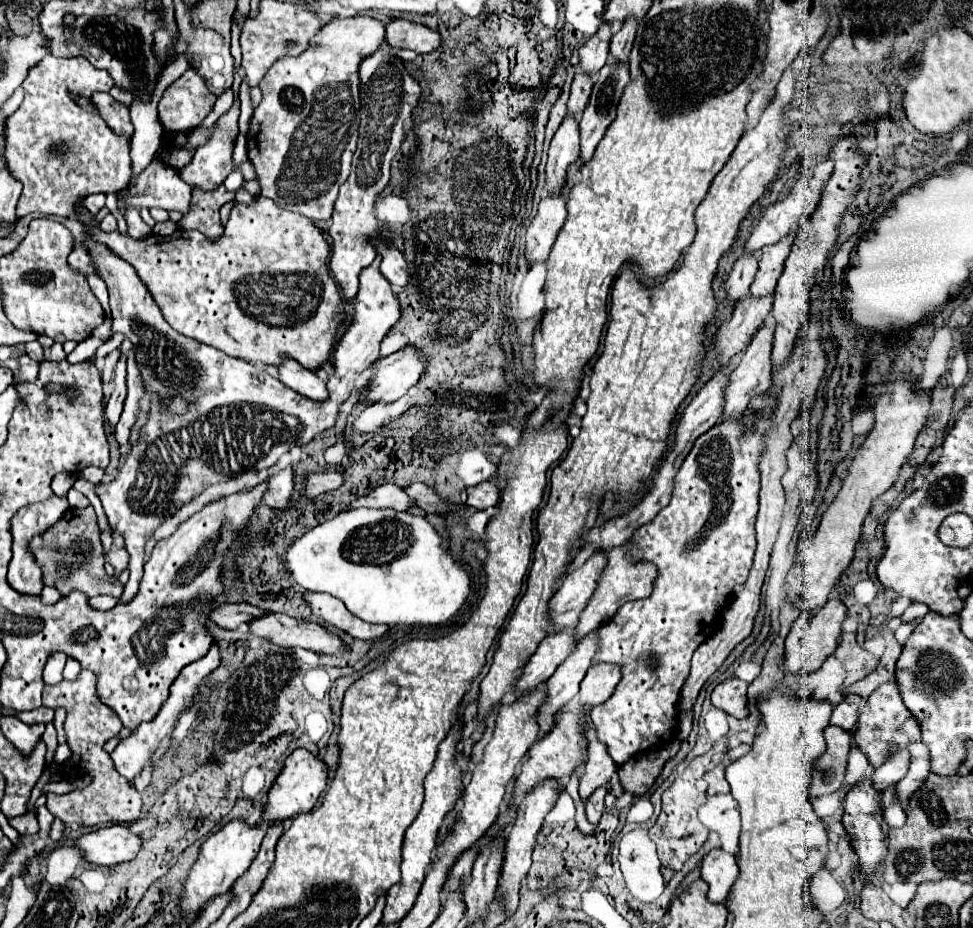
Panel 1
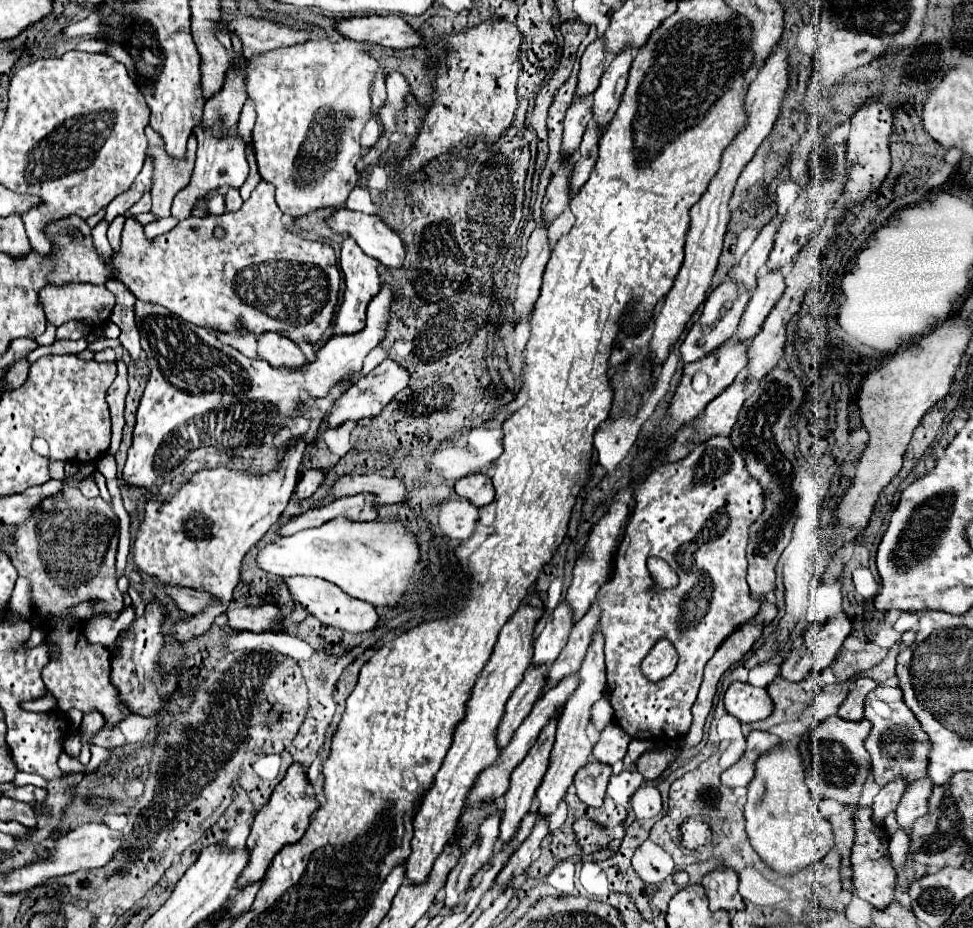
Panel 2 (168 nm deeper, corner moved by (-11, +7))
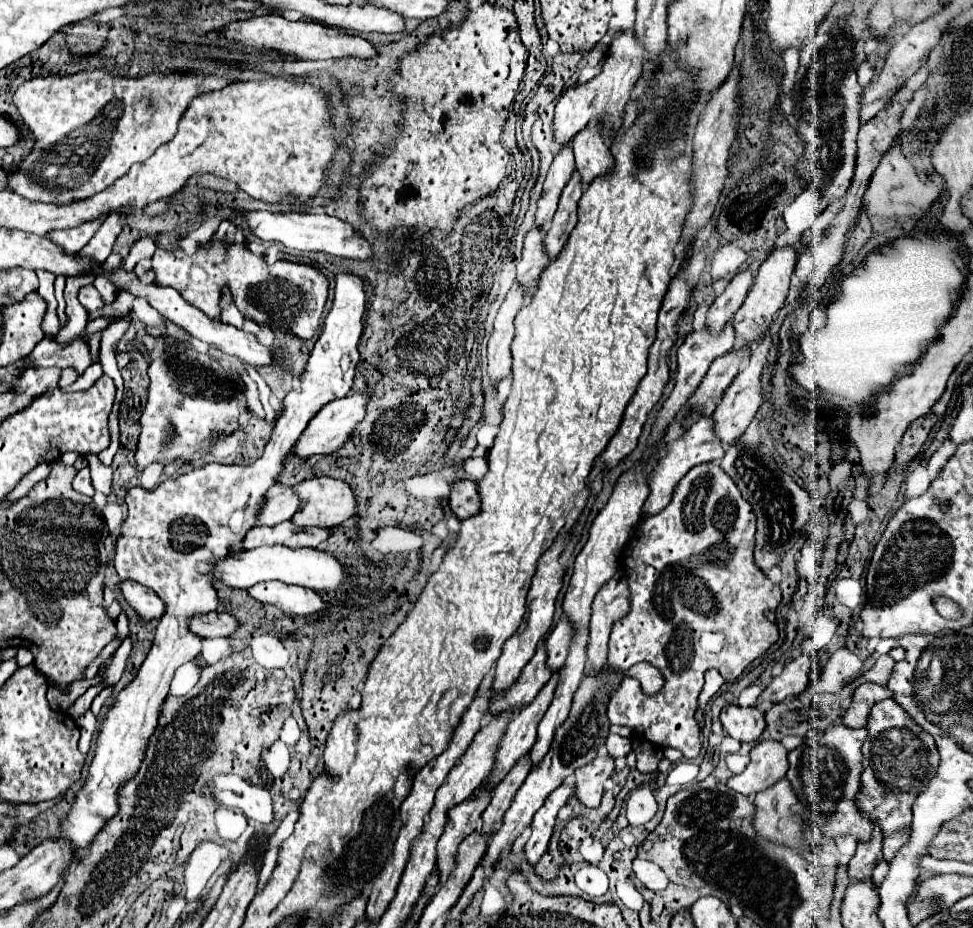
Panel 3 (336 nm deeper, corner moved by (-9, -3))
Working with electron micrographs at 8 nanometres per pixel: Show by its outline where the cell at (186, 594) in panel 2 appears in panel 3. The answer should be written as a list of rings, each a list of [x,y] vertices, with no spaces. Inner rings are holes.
[[[126,581],[120,587],[122,587],[122,595],[128,599],[128,603],[136,609],[136,613],[142,619],[152,621],[152,619],[160,619],[164,615],[166,605],[152,589],[144,587],[144,585],[136,585],[132,581]]]

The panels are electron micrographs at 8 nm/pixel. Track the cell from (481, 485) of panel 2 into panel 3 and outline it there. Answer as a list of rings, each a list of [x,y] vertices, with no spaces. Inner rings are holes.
[[[456,481],[450,493],[450,509],[458,519],[468,519],[480,513],[480,495],[474,481]]]

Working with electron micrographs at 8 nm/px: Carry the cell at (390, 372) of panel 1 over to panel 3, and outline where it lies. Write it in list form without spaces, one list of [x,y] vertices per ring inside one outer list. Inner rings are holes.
[[[350,393],[348,397],[342,397],[340,401],[330,401],[320,409],[320,413],[310,421],[308,429],[304,431],[304,437],[300,437],[300,445],[296,445],[296,455],[300,457],[312,457],[320,453],[334,453],[338,451],[348,437],[352,437],[356,425],[366,417],[370,395],[368,393]]]

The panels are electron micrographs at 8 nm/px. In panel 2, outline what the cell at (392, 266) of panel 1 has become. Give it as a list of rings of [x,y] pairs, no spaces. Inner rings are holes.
[[[334,209],[326,217],[326,225],[338,233],[348,235],[356,245],[386,267],[400,267],[404,259],[404,245],[400,237],[386,227],[376,215],[366,215],[350,209]]]

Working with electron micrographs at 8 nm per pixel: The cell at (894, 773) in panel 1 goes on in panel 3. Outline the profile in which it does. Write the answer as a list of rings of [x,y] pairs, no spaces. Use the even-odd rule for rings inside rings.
[[[876,823],[874,829],[872,829],[870,839],[858,843],[856,855],[852,857],[852,861],[848,865],[850,879],[870,879],[872,877],[874,865],[882,859],[882,839],[884,839],[882,829]]]

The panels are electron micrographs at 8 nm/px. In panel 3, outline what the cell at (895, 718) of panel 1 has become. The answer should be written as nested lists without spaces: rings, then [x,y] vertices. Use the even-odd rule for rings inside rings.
[[[892,699],[878,701],[870,709],[868,737],[862,745],[864,771],[860,777],[860,811],[868,813],[882,827],[884,835],[912,823],[912,805],[920,789],[936,775],[938,749],[930,733],[924,733]]]

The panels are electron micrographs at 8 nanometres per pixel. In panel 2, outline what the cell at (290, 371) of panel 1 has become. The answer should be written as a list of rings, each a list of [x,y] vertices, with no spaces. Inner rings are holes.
[[[278,333],[258,335],[256,343],[258,343],[258,355],[264,361],[272,363],[274,367],[302,367],[308,361],[294,341]]]

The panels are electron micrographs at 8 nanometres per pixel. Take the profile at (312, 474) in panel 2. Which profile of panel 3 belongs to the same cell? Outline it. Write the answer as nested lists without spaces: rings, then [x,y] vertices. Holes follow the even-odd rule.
[[[274,485],[268,491],[266,503],[264,503],[264,517],[260,513],[260,523],[262,525],[276,525],[290,521],[294,513],[300,509],[300,497],[296,495],[294,487],[288,485]]]

